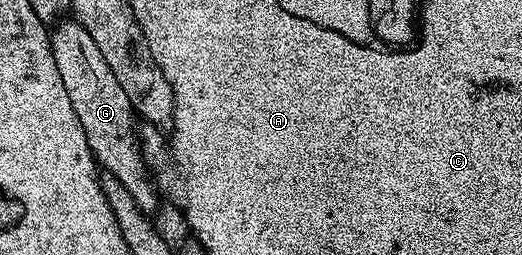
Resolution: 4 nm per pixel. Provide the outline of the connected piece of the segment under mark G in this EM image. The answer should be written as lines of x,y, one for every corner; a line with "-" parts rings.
74,18
60,19
50,29
49,39
53,62
57,62
57,74
61,74
65,90
69,90
69,102
73,102
73,110
77,110
77,119
81,122
81,130
85,130
89,150
95,155
102,171
115,176
117,182
121,182
121,186
129,190
142,212
154,213
157,188
152,177
151,180
147,177
147,164
143,161
143,152
139,149
138,142
135,141
135,109
129,98
125,98
121,82
113,78
113,70
109,70
105,58
101,58
97,42
89,38
89,30
85,30
85,26
81,26

